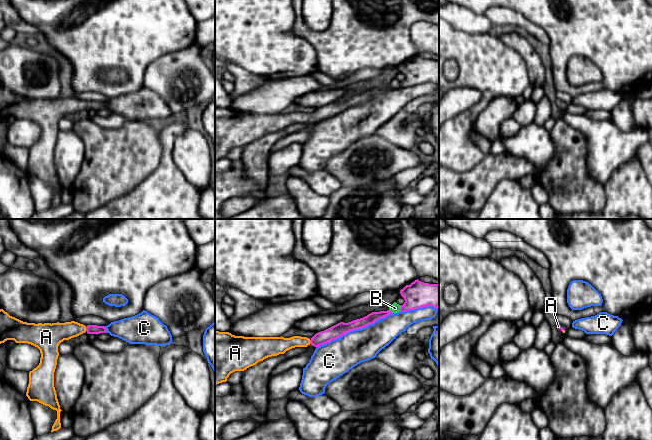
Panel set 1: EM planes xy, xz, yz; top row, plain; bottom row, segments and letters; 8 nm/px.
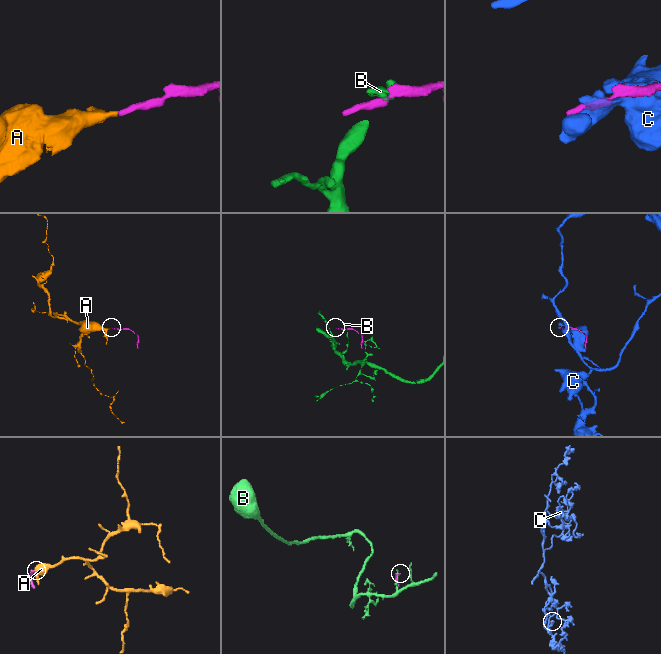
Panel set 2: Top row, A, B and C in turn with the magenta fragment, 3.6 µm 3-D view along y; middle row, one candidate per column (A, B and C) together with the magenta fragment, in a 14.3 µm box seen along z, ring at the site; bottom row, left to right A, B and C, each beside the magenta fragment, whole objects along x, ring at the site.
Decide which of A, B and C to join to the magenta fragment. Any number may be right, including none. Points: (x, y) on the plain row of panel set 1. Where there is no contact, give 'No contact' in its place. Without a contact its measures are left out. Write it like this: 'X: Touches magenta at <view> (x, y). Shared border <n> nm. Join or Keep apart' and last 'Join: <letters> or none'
A: Touches magenta at xy (86, 105). Shared border 30 nm. Join
B: Touches magenta at xz (400, 84). Shared border 60 nm. Keep apart
C: Touches magenta at xz (354, 105). Shared border 700 nm. Keep apart
Join: A

